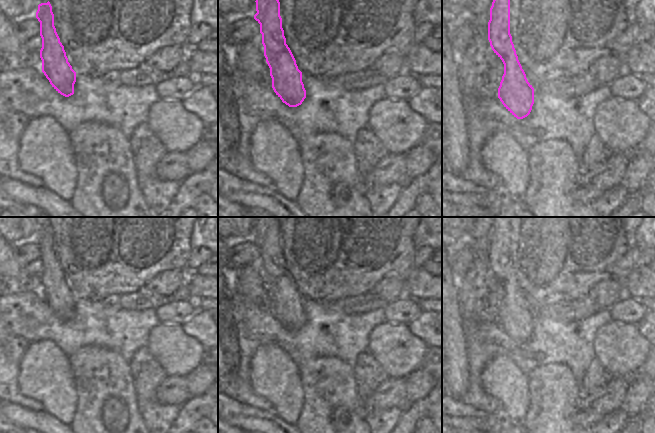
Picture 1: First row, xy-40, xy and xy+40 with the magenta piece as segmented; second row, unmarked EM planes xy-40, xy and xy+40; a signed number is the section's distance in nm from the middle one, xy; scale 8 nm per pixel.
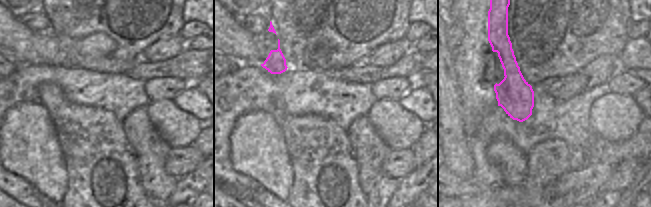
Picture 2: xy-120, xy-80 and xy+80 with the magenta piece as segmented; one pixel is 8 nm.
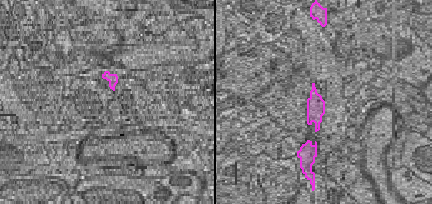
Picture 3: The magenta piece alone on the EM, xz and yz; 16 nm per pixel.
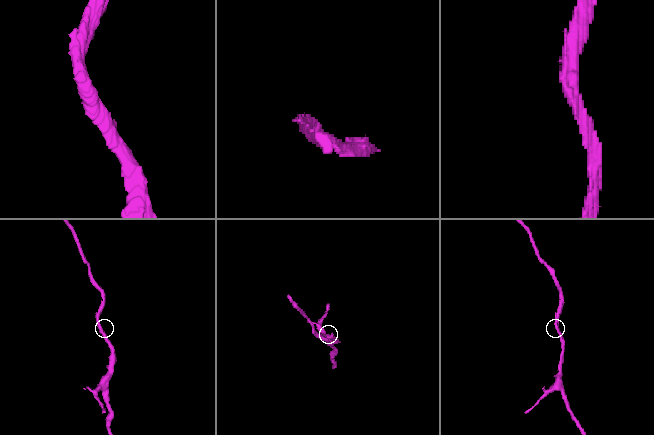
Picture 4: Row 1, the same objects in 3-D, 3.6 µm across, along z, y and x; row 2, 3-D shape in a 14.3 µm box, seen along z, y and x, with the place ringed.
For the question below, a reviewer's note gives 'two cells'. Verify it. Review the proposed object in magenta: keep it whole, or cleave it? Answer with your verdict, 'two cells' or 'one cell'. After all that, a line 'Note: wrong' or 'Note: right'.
one cell
Note: wrong

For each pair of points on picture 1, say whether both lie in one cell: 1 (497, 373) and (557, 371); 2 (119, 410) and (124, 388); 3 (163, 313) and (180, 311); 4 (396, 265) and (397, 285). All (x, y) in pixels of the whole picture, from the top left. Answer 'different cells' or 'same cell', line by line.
1: different cells
2: same cell
3: same cell
4: different cells

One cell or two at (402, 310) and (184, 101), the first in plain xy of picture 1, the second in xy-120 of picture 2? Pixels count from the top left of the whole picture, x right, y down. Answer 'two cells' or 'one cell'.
two cells

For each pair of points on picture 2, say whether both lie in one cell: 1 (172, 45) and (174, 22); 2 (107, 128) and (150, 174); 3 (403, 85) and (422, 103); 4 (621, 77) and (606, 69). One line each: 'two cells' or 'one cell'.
1: two cells
2: two cells
3: two cells
4: two cells

